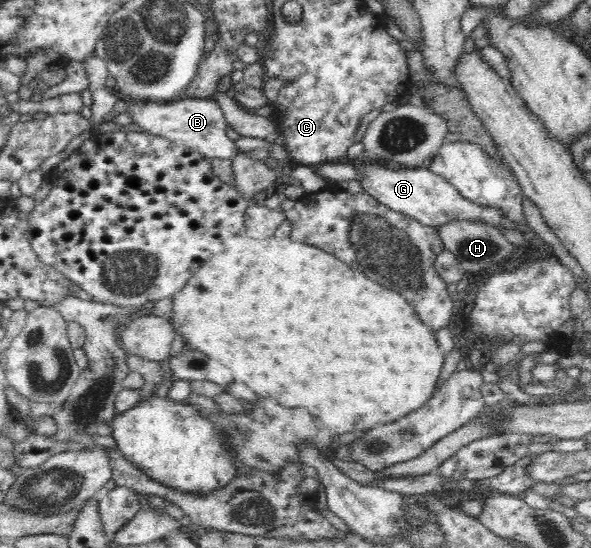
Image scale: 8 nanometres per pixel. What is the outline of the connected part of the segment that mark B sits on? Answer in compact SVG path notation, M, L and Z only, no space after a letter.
M185 97L164 104L155 101L135 101L131 98L122 100L129 100L128 111L133 123L151 135L188 145L192 150L202 153L205 158L232 160L237 155L235 142L227 135L229 124L220 104L214 100Z

